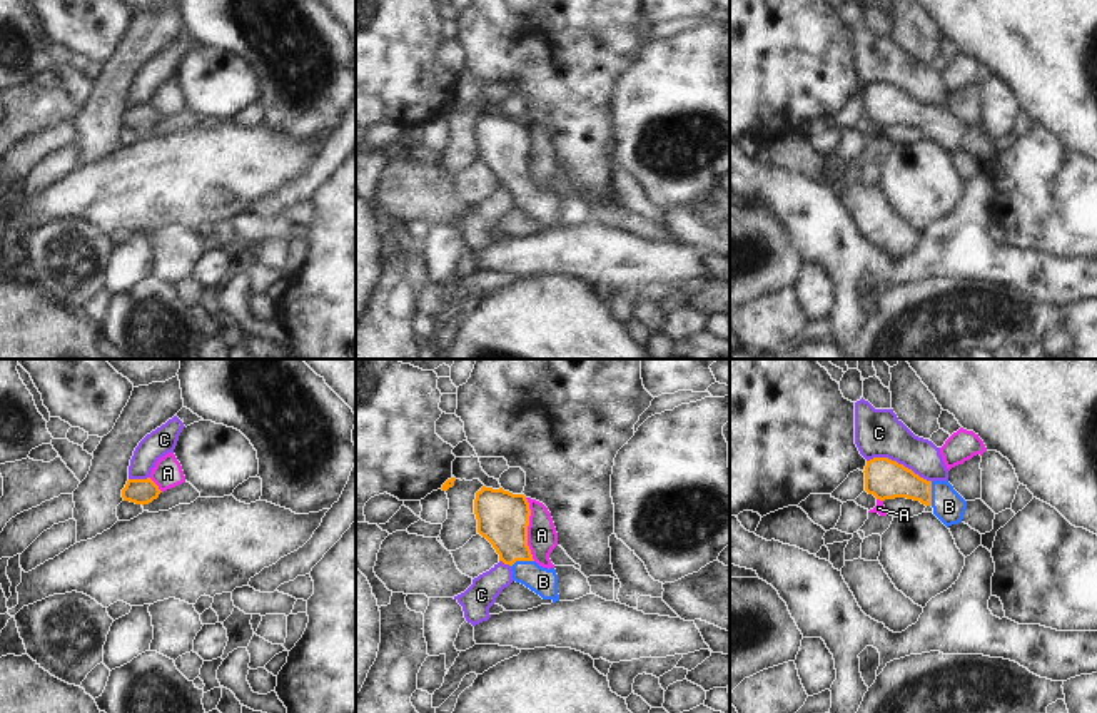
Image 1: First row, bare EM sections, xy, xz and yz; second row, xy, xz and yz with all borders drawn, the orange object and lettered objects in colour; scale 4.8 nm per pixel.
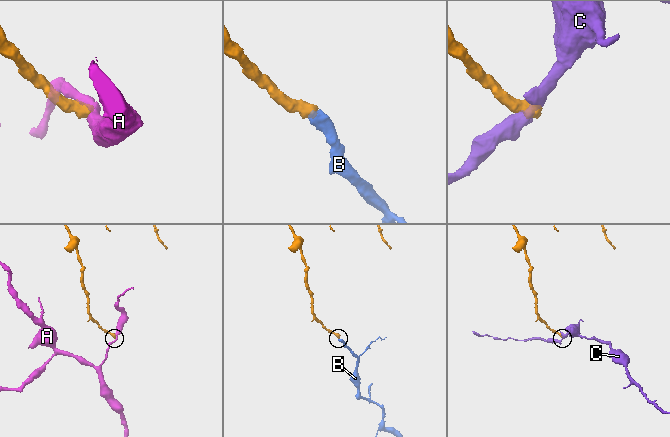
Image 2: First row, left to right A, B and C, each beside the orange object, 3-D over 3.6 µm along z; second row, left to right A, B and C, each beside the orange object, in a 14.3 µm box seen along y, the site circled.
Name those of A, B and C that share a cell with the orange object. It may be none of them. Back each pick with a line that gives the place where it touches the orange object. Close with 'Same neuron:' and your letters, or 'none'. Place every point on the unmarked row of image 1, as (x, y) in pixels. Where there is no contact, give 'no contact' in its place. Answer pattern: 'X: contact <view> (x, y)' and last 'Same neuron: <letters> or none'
B: contact yz (930, 119)
Same neuron: B

